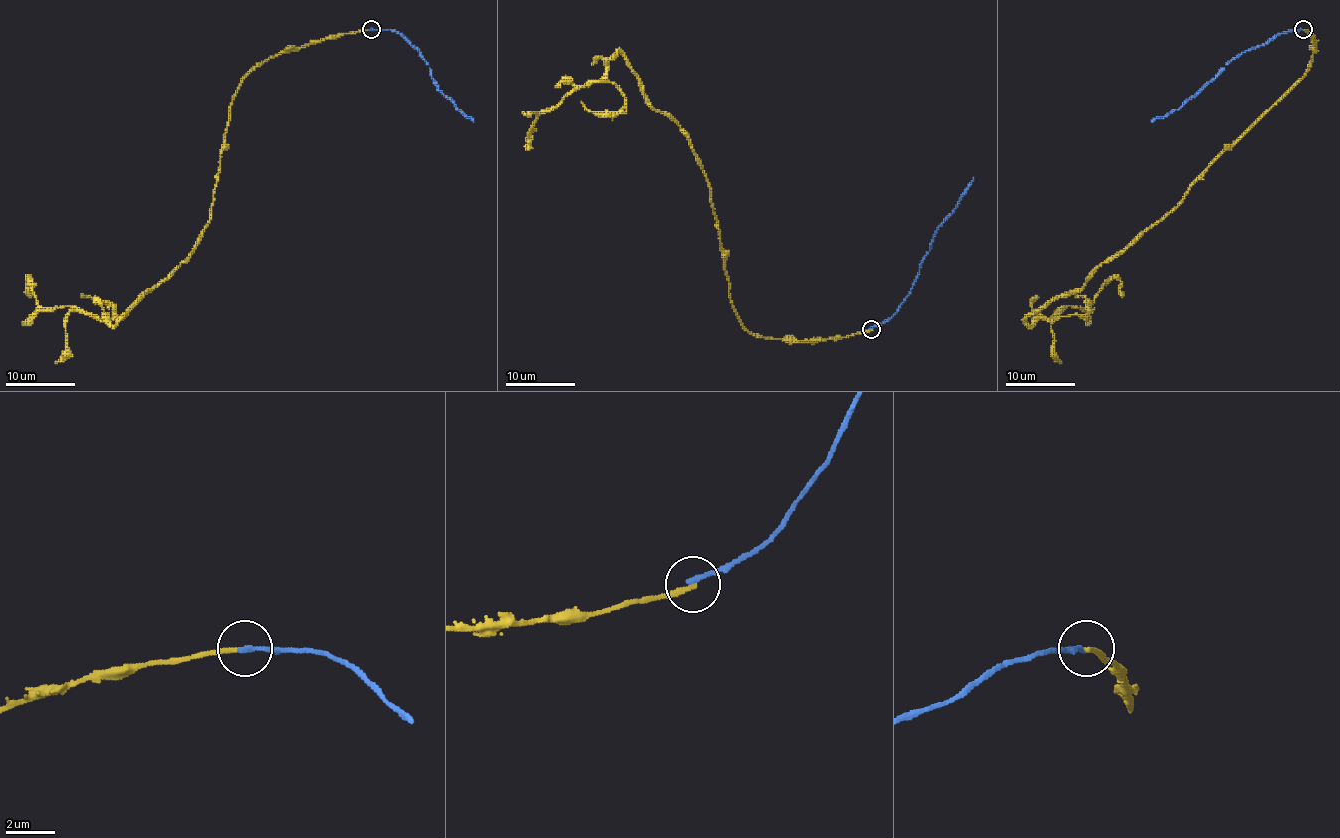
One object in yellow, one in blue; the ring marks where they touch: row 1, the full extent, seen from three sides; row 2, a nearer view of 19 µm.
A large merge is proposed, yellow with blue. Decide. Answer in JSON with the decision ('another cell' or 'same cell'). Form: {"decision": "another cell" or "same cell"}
{"decision": "another cell"}

